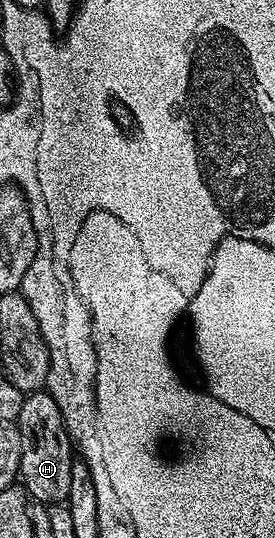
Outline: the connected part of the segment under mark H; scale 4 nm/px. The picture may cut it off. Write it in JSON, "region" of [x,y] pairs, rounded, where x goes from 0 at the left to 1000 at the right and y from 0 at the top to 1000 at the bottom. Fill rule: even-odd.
{"region":[[[171,725],[98,730],[73,747],[65,786],[76,822],[69,898],[120,931],[145,931],[171,941],[236,935],[255,918],[269,827],[211,762],[211,747],[196,747]]]}

